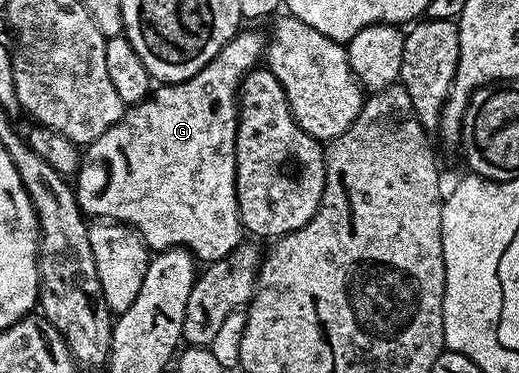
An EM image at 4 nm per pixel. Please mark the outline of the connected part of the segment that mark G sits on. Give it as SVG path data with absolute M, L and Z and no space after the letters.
M249 27L249 30L247 29L238 32L236 37L231 38L221 48L219 55L215 55L215 59L211 59L211 63L207 63L195 75L191 75L191 79L158 84L149 96L144 97L139 104L128 106L124 115L111 127L107 127L107 131L103 131L103 135L99 135L99 139L95 139L90 145L84 146L81 154L81 165L75 174L75 192L79 207L86 218L117 221L121 225L130 225L142 237L150 250L188 249L194 258L201 263L222 261L236 245L242 244L243 226L237 206L237 95L244 77L252 69L258 68L267 44L266 38L262 34L260 37L253 30L256 28Z

